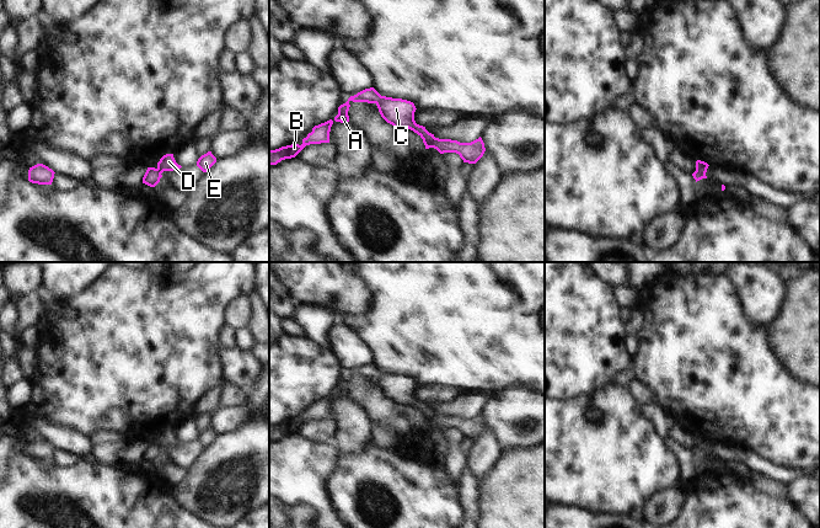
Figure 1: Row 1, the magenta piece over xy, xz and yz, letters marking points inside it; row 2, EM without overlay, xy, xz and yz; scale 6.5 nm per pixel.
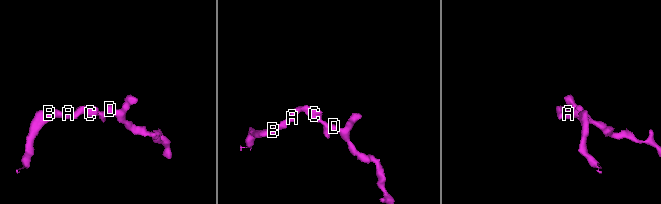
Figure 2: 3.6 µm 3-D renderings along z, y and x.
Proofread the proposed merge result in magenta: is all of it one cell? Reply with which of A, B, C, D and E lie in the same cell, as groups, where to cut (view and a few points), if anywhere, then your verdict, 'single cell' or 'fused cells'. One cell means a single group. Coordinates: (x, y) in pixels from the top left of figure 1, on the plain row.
A B C / D E | xz (434, 412), (430, 422) | fused cells

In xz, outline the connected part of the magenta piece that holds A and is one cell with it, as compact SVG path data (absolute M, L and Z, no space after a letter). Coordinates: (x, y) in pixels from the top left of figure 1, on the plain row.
M374 363L365 364L338 383L338 390L334 395L315 401L312 407L302 415L302 420L291 420L282 422L275 426L269 426L269 441L277 441L282 436L295 433L306 421L329 418L329 407L333 398L348 399L349 398L349 378L368 378L375 379L379 384L381 393L395 404L408 404L417 409L425 421L425 425L432 423L434 410L429 409L425 402L419 401L414 396L416 382L413 378L381 372Z

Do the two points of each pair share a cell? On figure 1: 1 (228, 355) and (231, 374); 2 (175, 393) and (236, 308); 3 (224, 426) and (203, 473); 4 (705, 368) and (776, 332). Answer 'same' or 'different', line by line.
1: same
2: different
3: different
4: different

